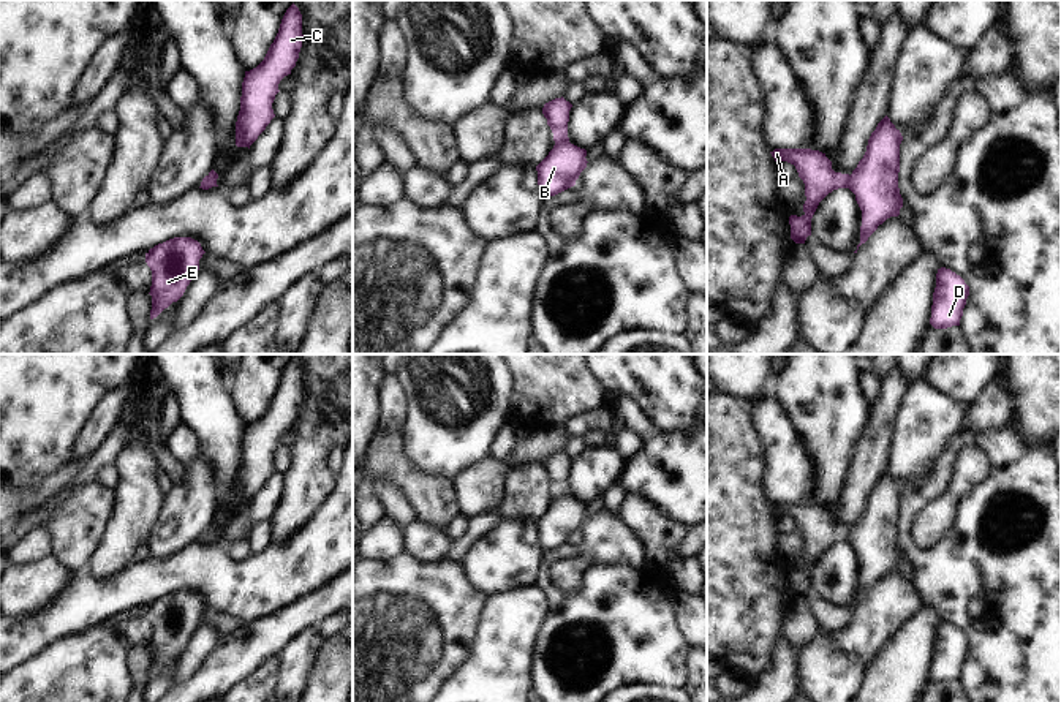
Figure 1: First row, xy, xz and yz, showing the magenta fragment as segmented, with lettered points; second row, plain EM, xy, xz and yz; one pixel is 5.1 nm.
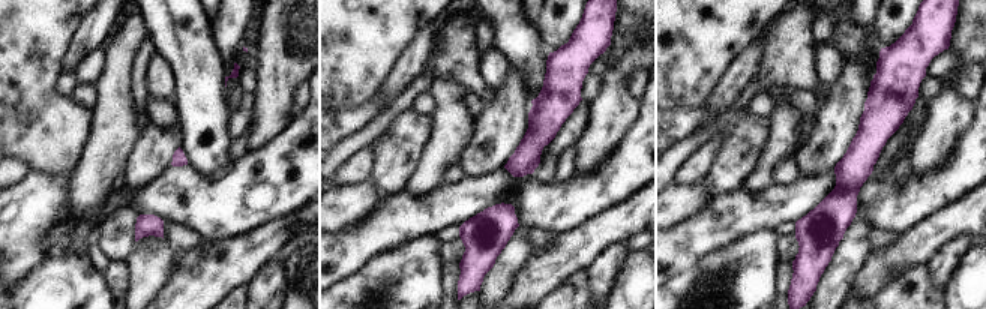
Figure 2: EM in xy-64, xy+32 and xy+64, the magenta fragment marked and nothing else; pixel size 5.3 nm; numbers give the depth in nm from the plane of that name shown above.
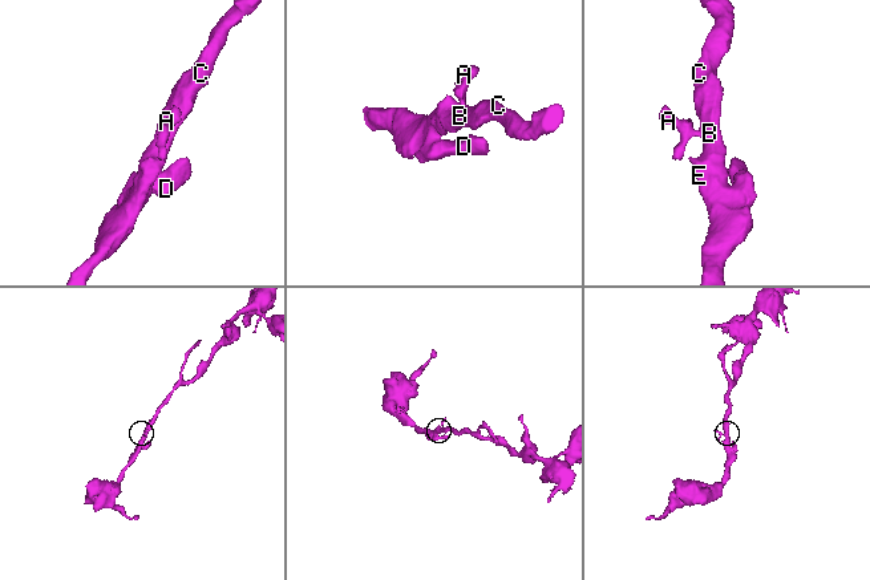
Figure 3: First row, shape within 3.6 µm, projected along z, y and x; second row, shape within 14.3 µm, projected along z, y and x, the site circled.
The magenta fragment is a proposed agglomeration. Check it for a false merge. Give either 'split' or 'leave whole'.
split

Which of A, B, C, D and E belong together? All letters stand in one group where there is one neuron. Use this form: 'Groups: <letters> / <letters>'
Groups: A / B C D E.

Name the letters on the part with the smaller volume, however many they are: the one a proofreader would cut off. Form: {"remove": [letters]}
{"remove": ["A"]}

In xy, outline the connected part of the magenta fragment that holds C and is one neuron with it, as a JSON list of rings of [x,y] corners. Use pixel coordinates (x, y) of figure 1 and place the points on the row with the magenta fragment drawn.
[[[293,3],[280,24],[278,33],[264,60],[245,71],[240,111],[236,122],[236,145],[248,147],[275,117],[272,103],[280,92],[280,81],[291,74],[302,47],[302,14]]]

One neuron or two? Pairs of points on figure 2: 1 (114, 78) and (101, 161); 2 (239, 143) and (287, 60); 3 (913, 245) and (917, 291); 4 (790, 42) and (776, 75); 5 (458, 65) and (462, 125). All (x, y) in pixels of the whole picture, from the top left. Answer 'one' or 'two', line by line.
1: one
2: two
3: two
4: one
5: two

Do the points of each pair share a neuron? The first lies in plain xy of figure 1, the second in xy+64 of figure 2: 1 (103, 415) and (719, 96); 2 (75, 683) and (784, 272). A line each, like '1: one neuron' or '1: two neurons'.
1: one neuron
2: two neurons

